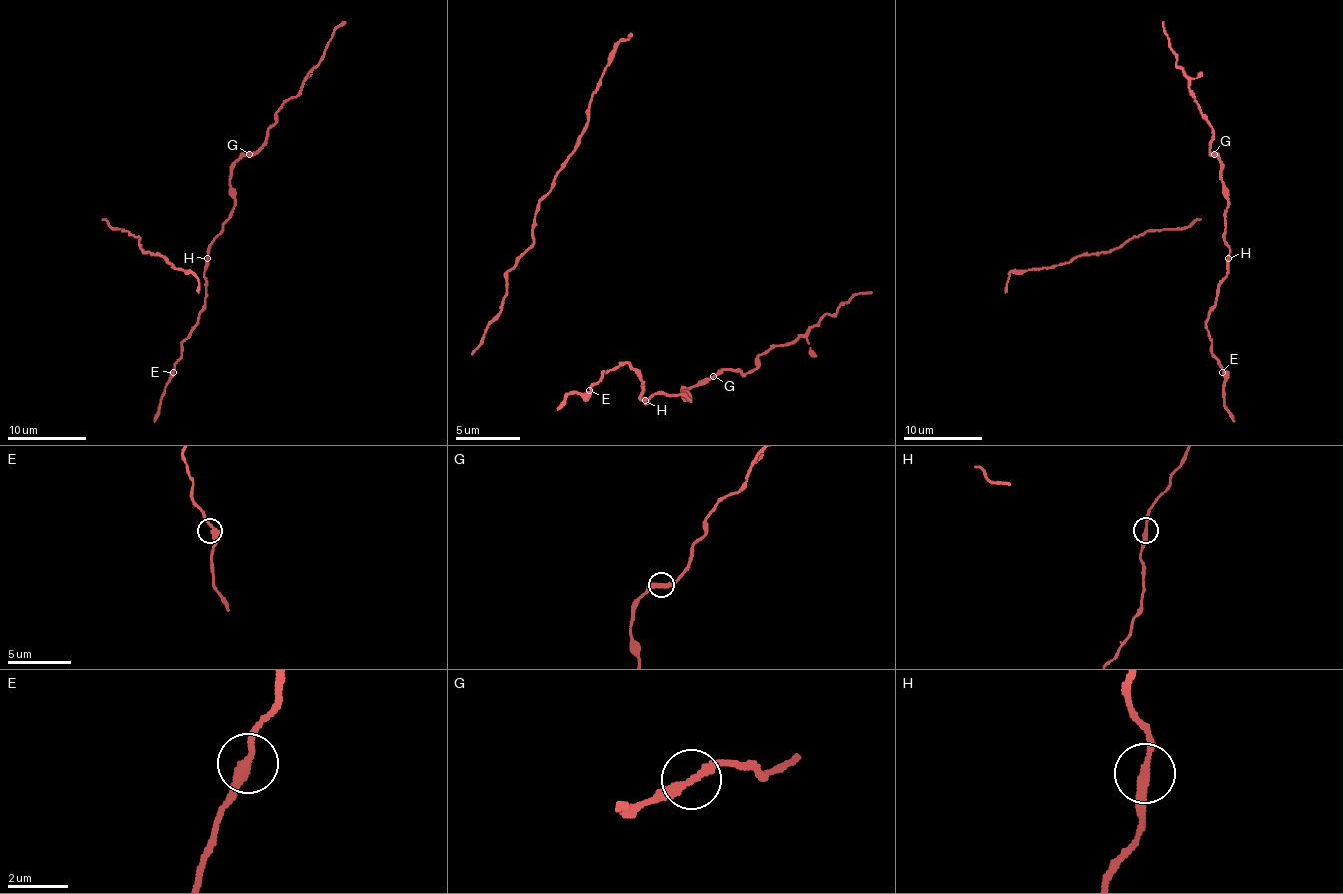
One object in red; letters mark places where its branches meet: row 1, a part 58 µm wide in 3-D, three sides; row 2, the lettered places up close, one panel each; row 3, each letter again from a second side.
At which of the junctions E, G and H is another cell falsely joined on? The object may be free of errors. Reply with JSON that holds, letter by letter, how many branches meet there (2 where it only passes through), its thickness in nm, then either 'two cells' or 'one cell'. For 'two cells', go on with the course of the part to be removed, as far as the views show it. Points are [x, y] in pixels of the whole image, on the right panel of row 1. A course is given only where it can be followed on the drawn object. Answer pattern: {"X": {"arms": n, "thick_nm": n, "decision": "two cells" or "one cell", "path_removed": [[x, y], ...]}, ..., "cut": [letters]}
{"E": {"arms": 2, "thick_nm": 340, "decision": "one cell"}, "G": {"arms": 2, "thick_nm": 320, "decision": "one cell"}, "H": {"arms": 2, "thick_nm": 280, "decision": "one cell"}, "cut": []}

